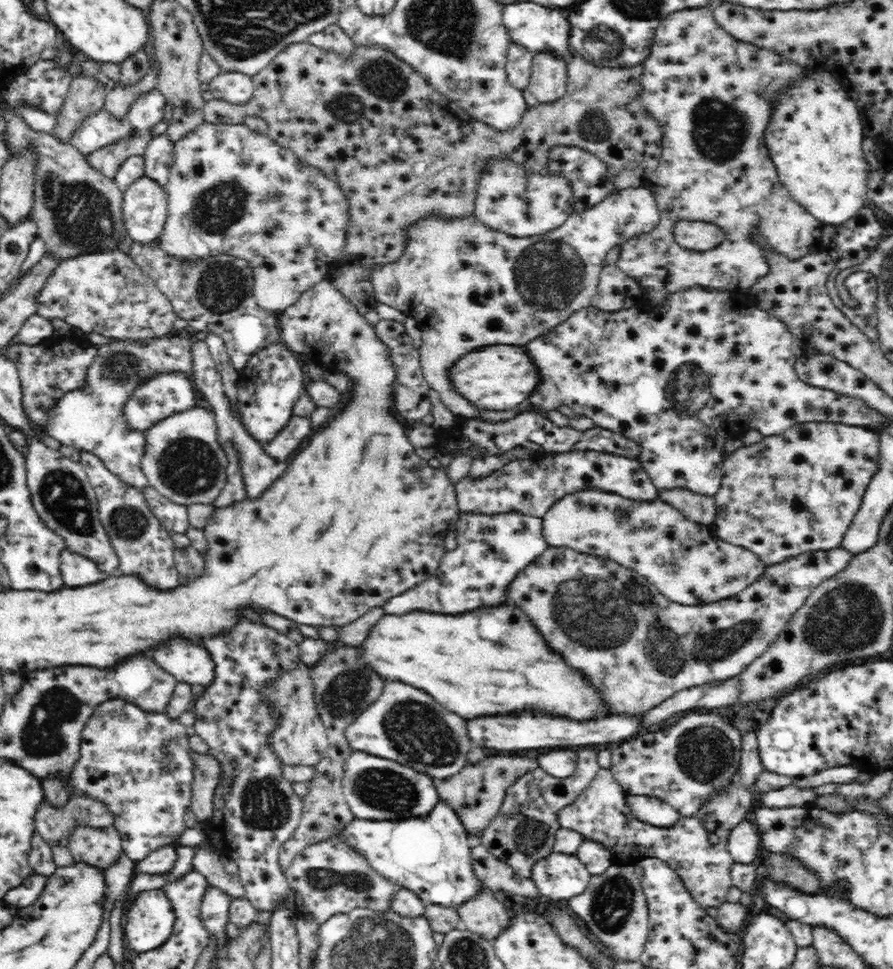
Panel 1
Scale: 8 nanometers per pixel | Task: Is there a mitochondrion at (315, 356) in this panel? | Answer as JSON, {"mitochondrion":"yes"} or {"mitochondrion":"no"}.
{"mitochondrion":"no"}

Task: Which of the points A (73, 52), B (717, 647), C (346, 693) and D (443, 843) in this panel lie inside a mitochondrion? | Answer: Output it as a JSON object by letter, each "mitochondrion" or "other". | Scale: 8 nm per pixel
{"A":"other","B":"mitochondrion","C":"mitochondrion","D":"other"}

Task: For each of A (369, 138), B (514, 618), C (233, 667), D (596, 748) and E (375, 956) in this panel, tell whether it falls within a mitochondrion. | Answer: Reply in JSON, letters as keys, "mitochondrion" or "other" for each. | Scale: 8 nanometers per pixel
{"A":"other","B":"other","C":"other","D":"other","E":"mitochondrion"}

